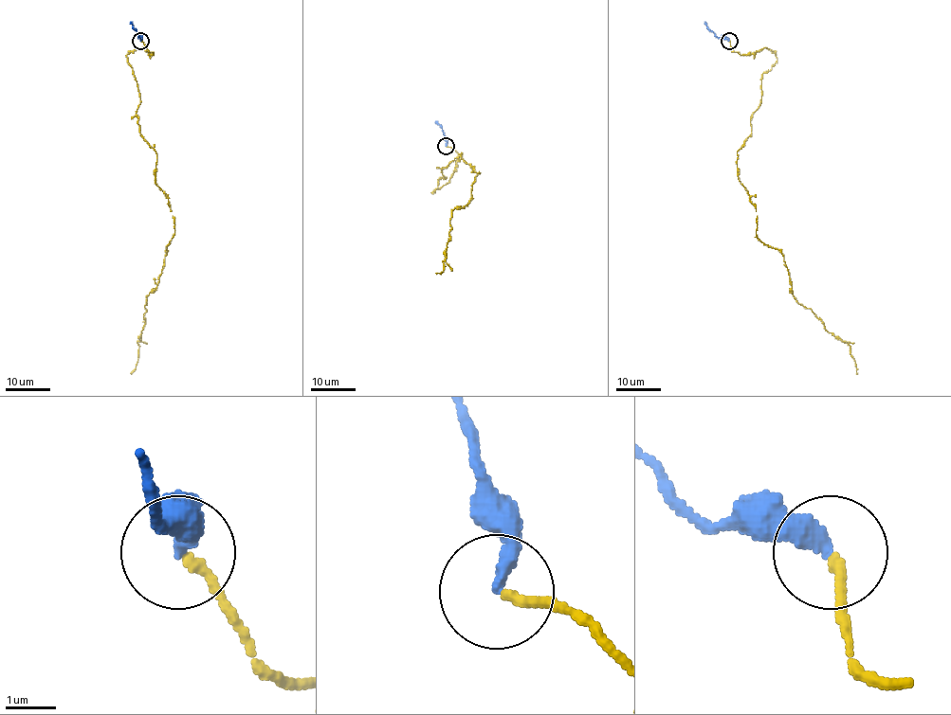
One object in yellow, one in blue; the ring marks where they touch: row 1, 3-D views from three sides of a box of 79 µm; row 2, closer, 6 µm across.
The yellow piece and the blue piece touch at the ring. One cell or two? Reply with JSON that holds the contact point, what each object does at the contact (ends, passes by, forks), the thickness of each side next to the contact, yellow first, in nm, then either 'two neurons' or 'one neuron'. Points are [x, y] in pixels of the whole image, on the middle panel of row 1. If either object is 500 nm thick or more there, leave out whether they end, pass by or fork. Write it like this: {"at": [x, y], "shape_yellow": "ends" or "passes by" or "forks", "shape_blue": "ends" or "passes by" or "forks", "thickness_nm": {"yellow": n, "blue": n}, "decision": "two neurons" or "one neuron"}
{"at": [446, 146], "shape_yellow": "ends", "shape_blue": "ends", "thickness_nm": {"yellow": 190, "blue": 320}, "decision": "one neuron"}

